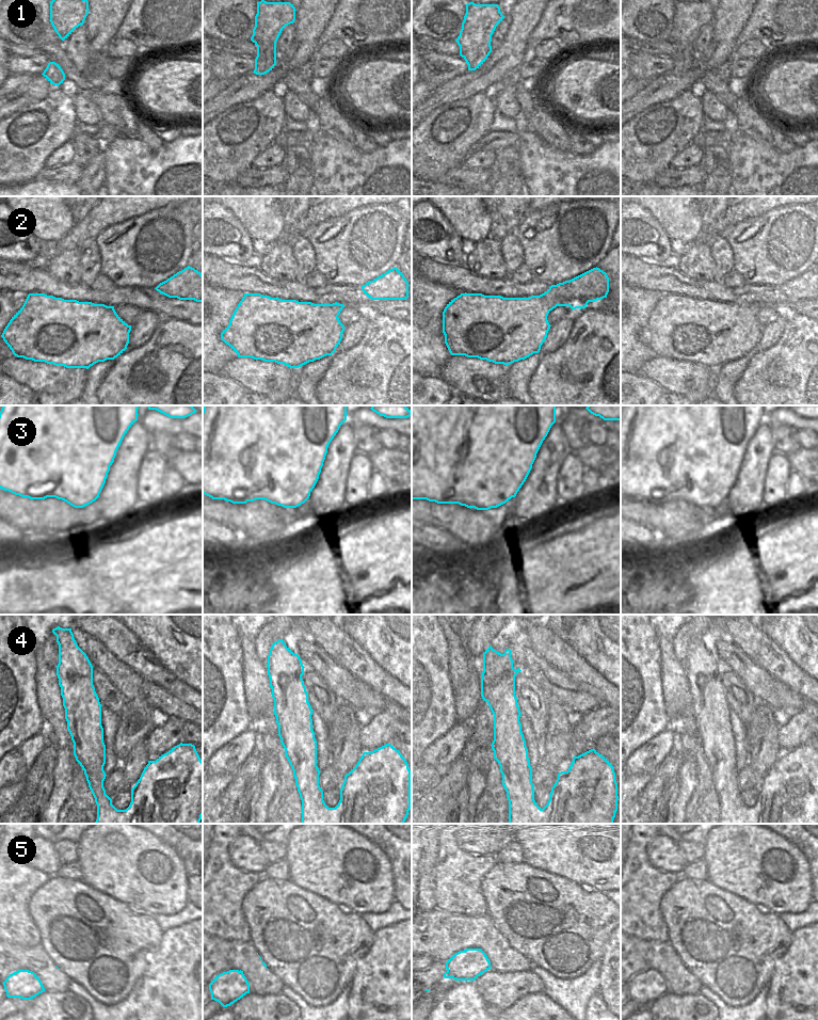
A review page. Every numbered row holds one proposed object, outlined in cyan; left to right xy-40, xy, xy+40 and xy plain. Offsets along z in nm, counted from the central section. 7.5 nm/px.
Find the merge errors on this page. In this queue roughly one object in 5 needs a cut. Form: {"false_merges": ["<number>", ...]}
{"false_merges": []}

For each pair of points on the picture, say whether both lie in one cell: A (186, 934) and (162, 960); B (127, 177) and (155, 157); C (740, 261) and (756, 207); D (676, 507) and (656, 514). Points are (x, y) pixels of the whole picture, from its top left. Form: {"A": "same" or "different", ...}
{"A": "same", "B": "same", "C": "different", "D": "different"}

